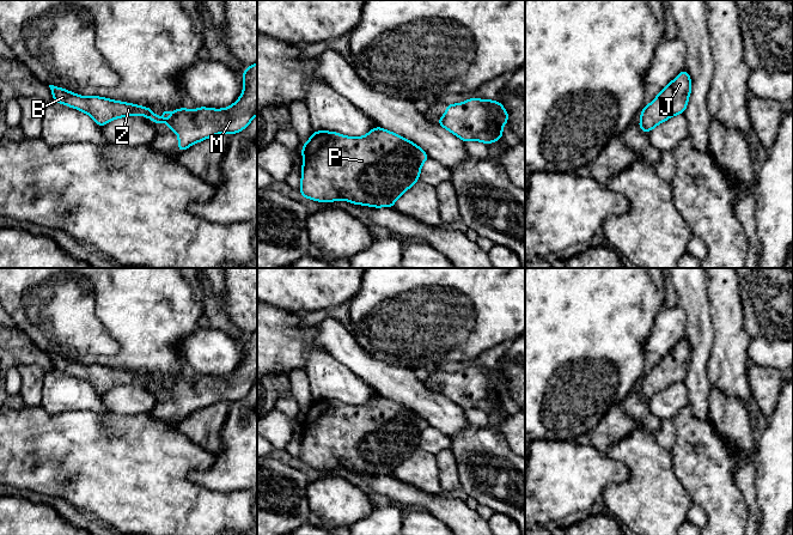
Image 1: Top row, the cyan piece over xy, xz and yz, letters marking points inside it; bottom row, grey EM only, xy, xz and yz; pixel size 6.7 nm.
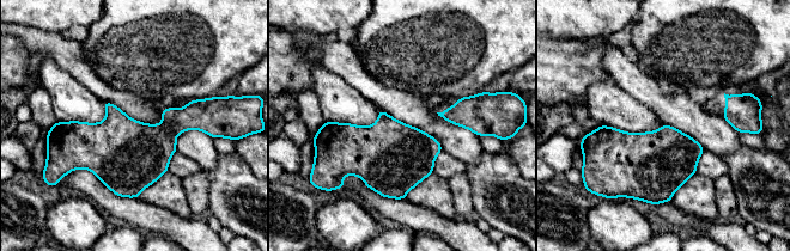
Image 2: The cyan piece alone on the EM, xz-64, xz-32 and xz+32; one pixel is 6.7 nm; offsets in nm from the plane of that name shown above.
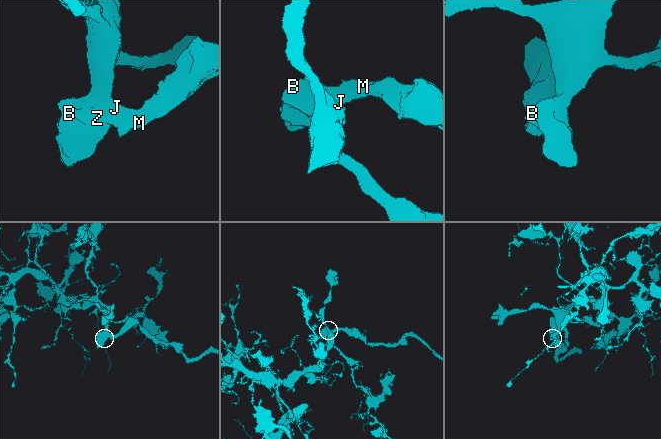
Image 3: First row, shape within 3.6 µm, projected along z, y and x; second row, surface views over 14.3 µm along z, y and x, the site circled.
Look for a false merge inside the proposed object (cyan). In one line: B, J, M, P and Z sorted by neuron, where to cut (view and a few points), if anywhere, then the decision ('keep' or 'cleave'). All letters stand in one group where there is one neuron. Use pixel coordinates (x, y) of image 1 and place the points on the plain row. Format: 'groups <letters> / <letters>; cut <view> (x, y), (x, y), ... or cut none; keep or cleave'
groups B J M P Z; cut none; keep

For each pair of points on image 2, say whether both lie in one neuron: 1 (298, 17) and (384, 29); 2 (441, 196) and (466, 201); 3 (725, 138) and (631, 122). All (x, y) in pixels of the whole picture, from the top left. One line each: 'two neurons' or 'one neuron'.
1: two neurons
2: two neurons
3: two neurons

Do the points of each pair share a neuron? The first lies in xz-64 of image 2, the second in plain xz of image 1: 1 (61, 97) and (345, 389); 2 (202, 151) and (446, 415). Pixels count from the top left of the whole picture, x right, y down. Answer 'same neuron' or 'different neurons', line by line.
1: same neuron
2: same neuron

